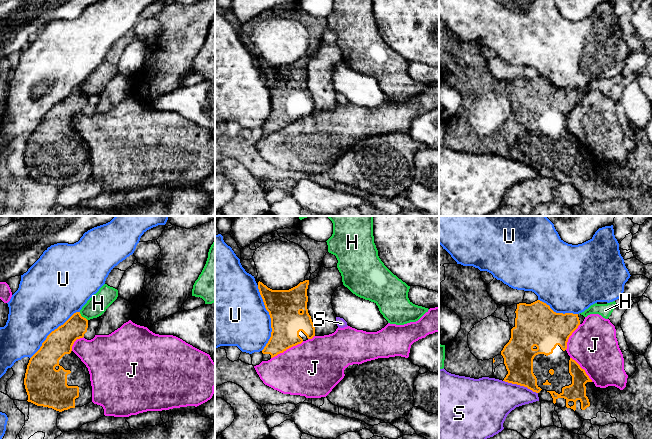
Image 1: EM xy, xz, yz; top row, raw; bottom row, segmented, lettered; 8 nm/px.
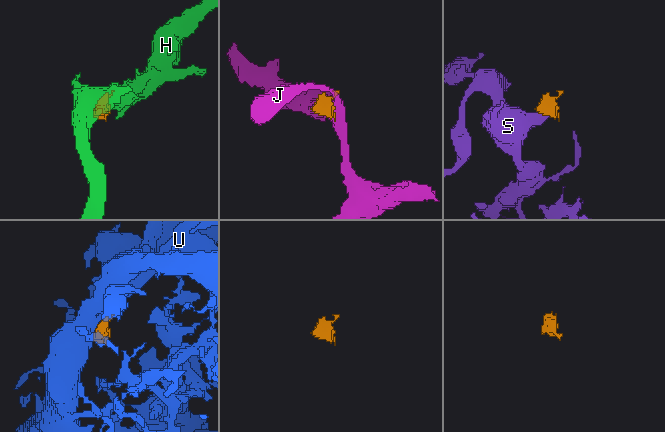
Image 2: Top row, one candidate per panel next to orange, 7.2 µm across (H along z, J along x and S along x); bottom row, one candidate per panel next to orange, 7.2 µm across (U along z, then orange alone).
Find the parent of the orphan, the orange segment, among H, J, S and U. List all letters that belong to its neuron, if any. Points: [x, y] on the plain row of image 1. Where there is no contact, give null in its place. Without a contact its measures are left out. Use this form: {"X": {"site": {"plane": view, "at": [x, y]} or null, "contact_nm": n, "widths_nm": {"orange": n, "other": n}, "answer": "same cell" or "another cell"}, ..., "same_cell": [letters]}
{"H": {"site": {"plane": "xy", "at": [83, 93]}, "contact_nm": 100, "widths_nm": {"orange": 190, "other": 160}, "answer": "another cell"}, "J": {"site": {"plane": "xz", "at": [287, 124]}, "contact_nm": 300, "widths_nm": {"orange": 260, "other": 440}, "answer": "another cell"}, "S": {"site": {"plane": "yz", "at": [520, 161]}, "contact_nm": 300, "widths_nm": {"orange": 240, "other": 340}, "answer": "another cell"}, "U": {"site": {"plane": "xz", "at": [270, 93]}, "contact_nm": 550, "widths_nm": {"orange": 260, "other": 460}, "answer": "another cell"}, "same_cell": []}

